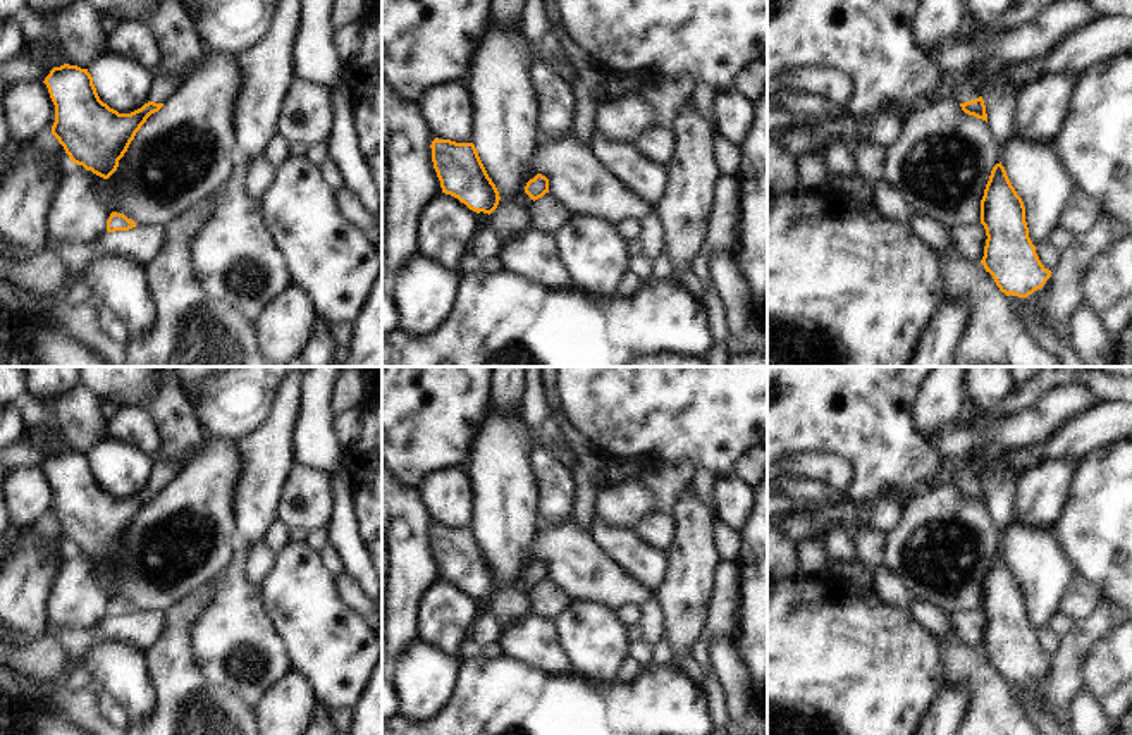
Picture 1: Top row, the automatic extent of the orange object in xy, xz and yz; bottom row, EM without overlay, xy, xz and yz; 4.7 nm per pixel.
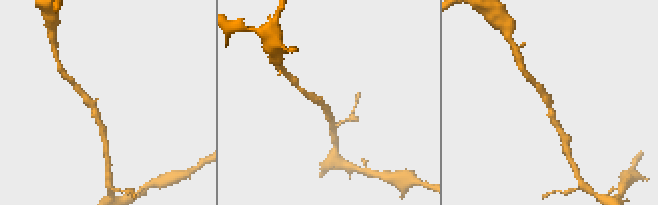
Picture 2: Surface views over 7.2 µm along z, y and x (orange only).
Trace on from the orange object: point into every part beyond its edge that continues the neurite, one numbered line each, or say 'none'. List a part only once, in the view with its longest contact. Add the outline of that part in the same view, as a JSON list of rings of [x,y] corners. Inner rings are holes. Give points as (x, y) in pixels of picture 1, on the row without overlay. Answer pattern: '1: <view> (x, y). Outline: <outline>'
1: yz (957, 467). Outline: [[[951,458],[948,466],[950,475],[958,480],[958,487],[965,489],[979,484],[981,480],[974,477],[974,473],[965,466],[963,458]]]

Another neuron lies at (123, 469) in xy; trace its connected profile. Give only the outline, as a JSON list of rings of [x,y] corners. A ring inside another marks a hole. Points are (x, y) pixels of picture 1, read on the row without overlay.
[[[110,435],[96,444],[88,458],[100,485],[119,499],[131,499],[151,487],[157,458],[129,441]]]

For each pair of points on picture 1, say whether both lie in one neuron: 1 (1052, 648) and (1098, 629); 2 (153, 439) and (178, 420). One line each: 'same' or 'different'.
1: different
2: different

